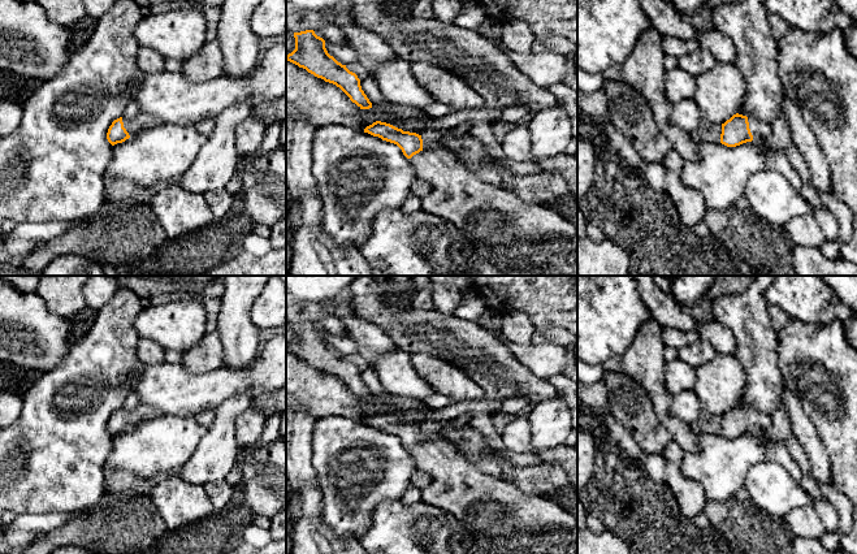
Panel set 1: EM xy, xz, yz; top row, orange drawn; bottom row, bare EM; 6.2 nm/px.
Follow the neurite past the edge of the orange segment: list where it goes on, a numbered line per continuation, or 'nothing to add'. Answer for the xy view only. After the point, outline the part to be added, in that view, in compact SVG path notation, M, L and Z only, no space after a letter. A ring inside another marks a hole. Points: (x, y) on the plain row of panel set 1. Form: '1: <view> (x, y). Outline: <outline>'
1: xy (142, 411). Outline: M142 402L133 410L122 408L122 414L130 428L135 427L140 421L153 419L161 415L159 410Z

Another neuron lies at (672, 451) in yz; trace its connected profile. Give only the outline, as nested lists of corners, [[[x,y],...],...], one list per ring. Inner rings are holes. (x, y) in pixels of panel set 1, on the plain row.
[[[672,440],[663,450],[662,455],[666,460],[681,463],[685,451]]]

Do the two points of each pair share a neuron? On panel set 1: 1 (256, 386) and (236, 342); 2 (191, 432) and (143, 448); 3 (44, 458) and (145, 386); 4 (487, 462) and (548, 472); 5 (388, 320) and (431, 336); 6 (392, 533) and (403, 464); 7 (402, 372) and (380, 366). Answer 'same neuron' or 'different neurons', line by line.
1: different neurons
2: same neuron
3: different neurons
4: same neuron
5: same neuron
6: different neurons
7: same neuron

